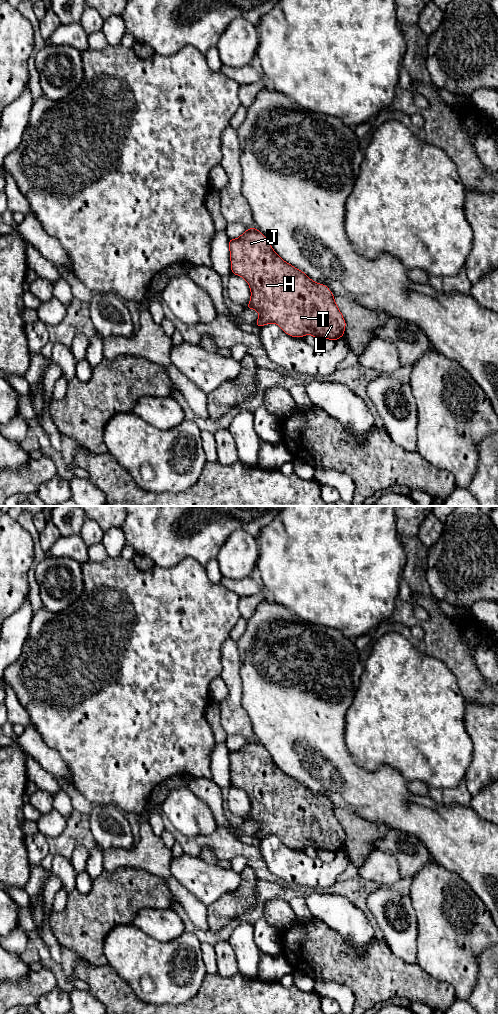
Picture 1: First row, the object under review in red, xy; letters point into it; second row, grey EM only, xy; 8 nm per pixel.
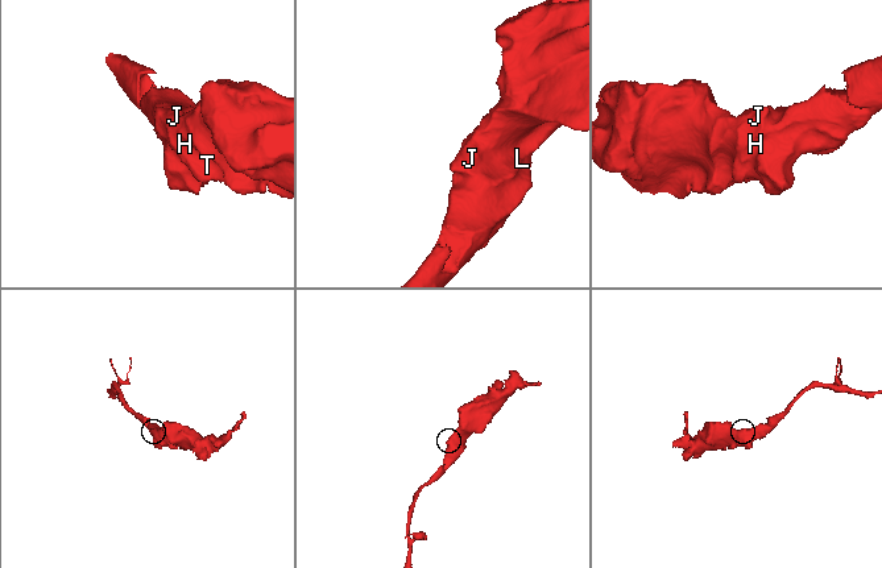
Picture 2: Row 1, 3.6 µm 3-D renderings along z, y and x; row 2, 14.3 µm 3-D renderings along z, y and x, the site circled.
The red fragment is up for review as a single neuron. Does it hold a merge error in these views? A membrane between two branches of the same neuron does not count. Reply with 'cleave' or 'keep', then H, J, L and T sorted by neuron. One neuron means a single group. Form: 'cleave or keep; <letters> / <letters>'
keep; H J L T

